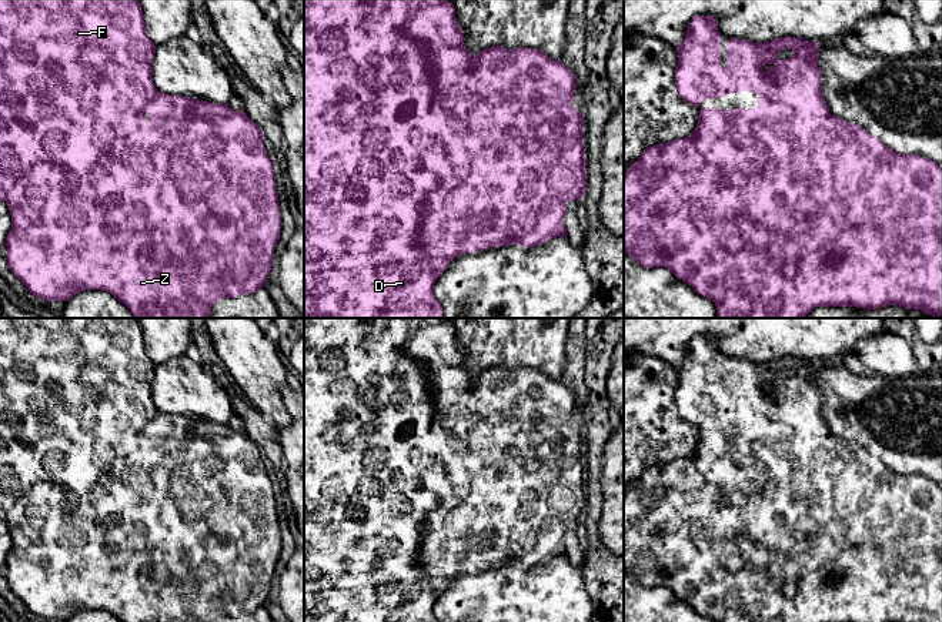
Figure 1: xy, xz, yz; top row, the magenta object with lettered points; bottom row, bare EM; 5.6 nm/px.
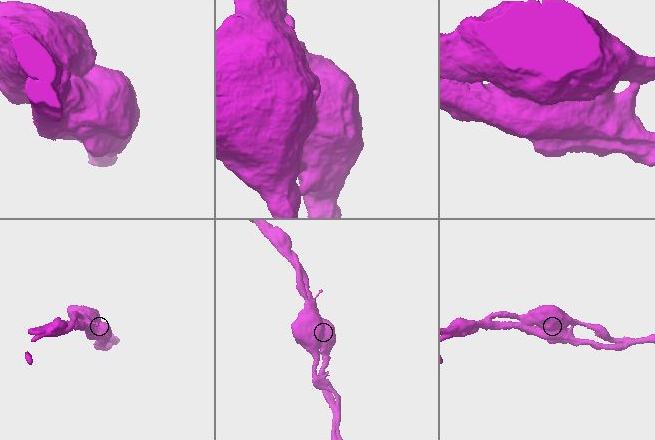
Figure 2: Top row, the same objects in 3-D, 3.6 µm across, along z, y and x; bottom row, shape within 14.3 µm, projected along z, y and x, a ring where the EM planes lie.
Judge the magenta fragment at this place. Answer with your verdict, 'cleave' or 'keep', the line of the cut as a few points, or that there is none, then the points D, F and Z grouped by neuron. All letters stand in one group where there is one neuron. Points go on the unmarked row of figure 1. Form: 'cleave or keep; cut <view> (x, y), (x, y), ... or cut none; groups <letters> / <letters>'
cleave; cut xz (393, 318), (477, 477), (420, 537), (437, 598); groups D F / Z

